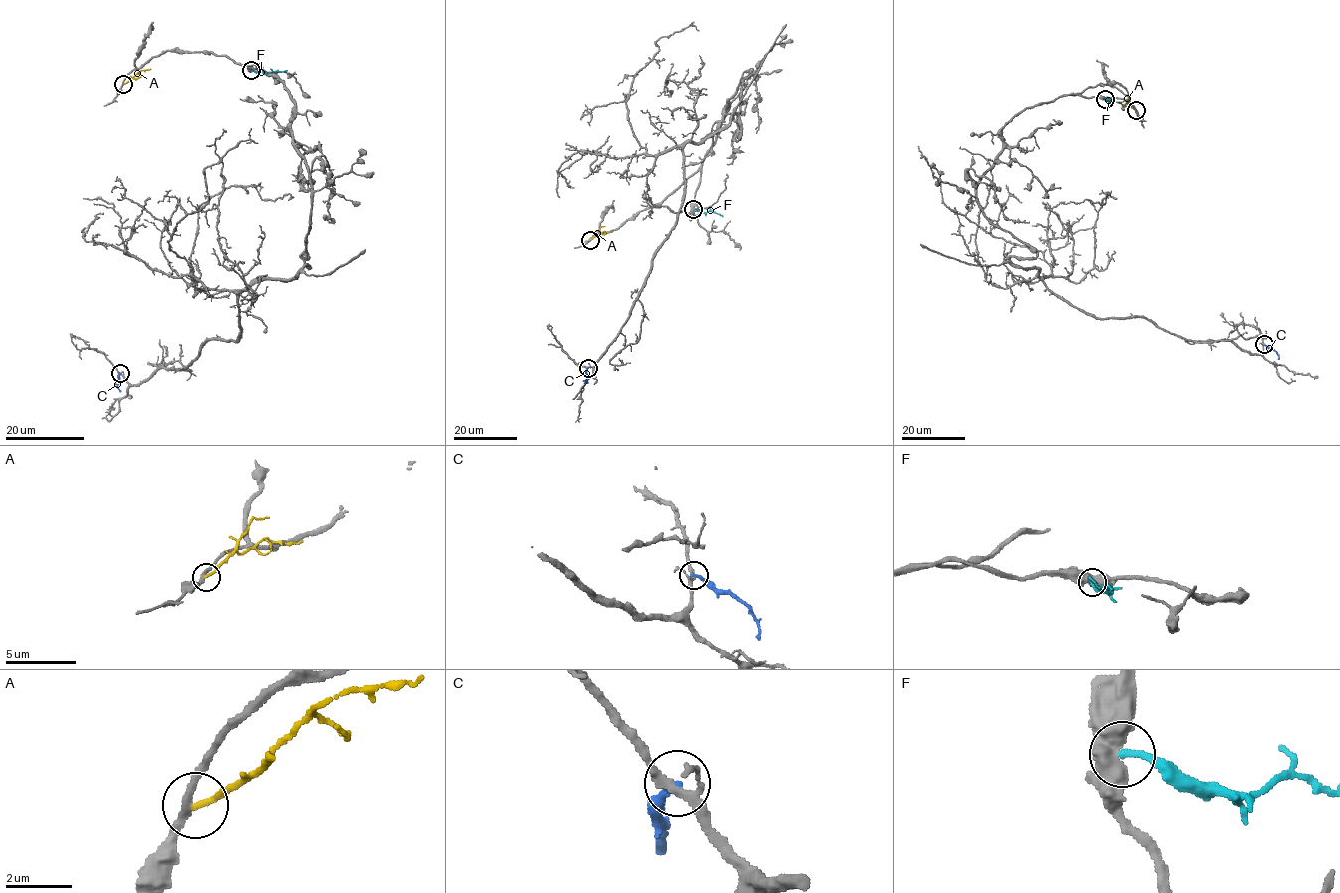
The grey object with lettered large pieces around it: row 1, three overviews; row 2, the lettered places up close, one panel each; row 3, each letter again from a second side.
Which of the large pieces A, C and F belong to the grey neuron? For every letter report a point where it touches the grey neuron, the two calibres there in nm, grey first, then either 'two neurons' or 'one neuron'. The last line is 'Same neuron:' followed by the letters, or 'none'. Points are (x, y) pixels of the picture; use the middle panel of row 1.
A: contact (590, 240); calibres 200 and 170 nm; two neurons
C: contact (588, 368); calibres 240 and 240 nm; two neurons
F: contact (693, 209); calibres 600 and 220 nm; two neurons
Same neuron: none

